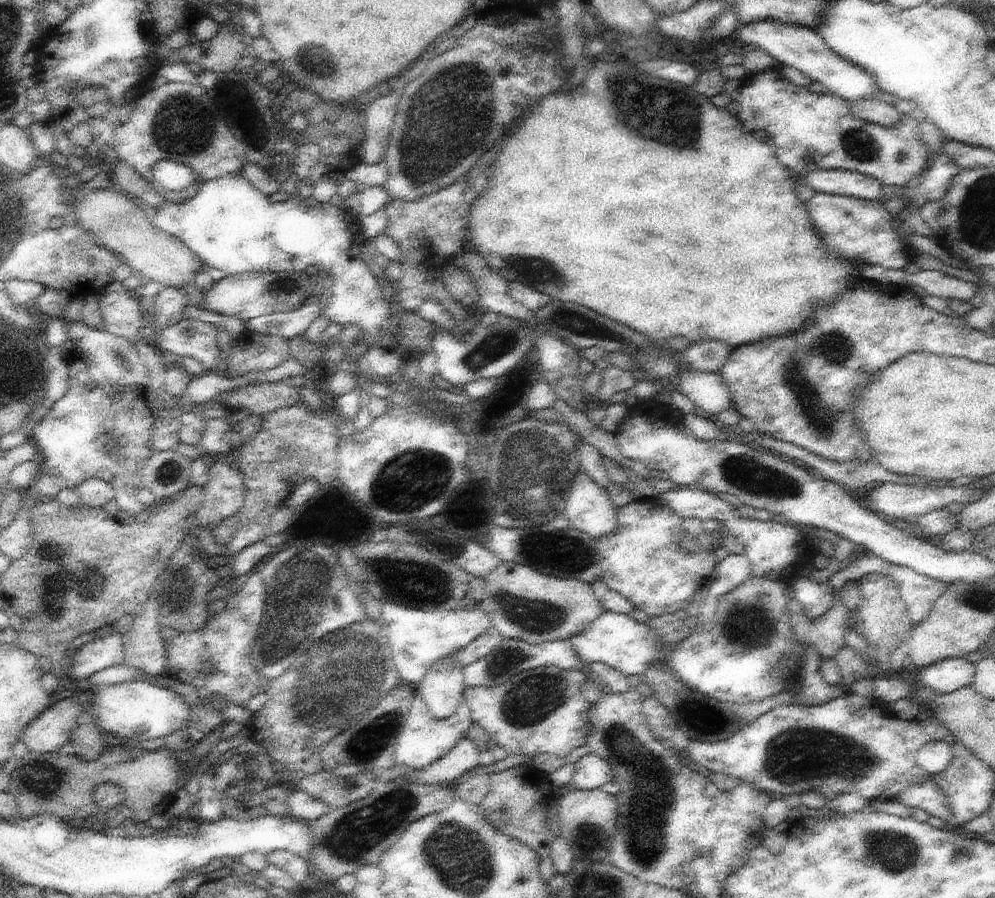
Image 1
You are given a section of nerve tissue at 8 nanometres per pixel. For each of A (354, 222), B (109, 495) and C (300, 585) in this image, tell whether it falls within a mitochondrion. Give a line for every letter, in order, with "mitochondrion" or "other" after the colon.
A: other
B: other
C: mitochondrion

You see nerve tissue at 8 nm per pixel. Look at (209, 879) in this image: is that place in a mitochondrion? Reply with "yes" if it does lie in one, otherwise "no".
no

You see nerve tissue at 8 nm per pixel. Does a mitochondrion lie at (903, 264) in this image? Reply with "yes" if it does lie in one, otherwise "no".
no

